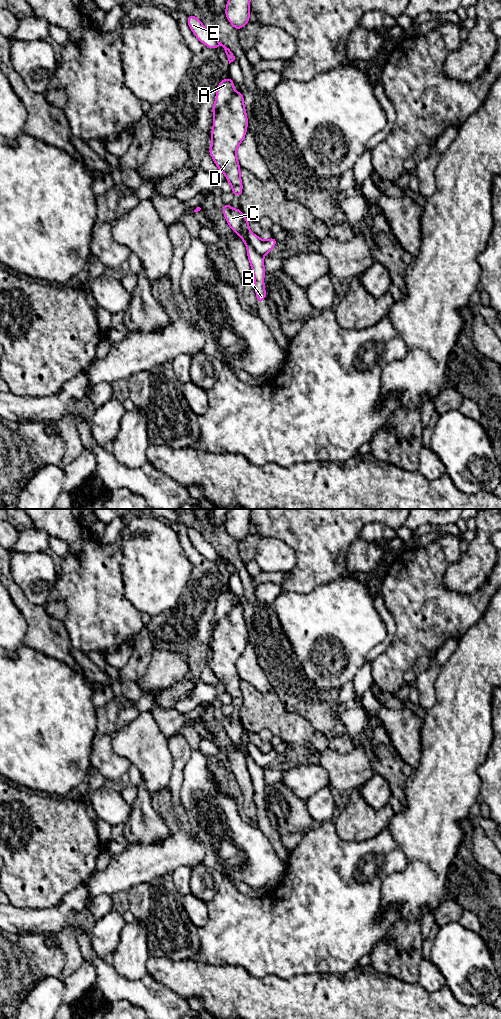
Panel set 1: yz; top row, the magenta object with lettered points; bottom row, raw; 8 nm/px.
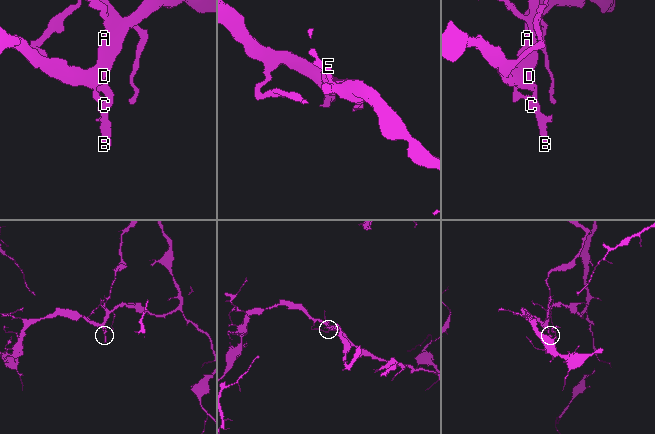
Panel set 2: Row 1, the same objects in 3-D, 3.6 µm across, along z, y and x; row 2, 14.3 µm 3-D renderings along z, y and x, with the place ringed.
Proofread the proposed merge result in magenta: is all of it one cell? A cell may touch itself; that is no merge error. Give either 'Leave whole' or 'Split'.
Split

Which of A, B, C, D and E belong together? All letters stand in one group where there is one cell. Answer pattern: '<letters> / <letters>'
A C E / B D

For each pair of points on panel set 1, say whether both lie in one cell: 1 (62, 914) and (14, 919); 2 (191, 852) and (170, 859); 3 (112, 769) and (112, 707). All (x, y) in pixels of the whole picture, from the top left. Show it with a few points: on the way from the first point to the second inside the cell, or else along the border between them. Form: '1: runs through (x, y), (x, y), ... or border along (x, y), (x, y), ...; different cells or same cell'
1: runs through (50, 919), (26, 919); same cell
2: runs through (186, 852), (177, 852), (175, 854); same cell
3: runs through (103, 754), (102, 734), (105, 731), (106, 722); same cell

